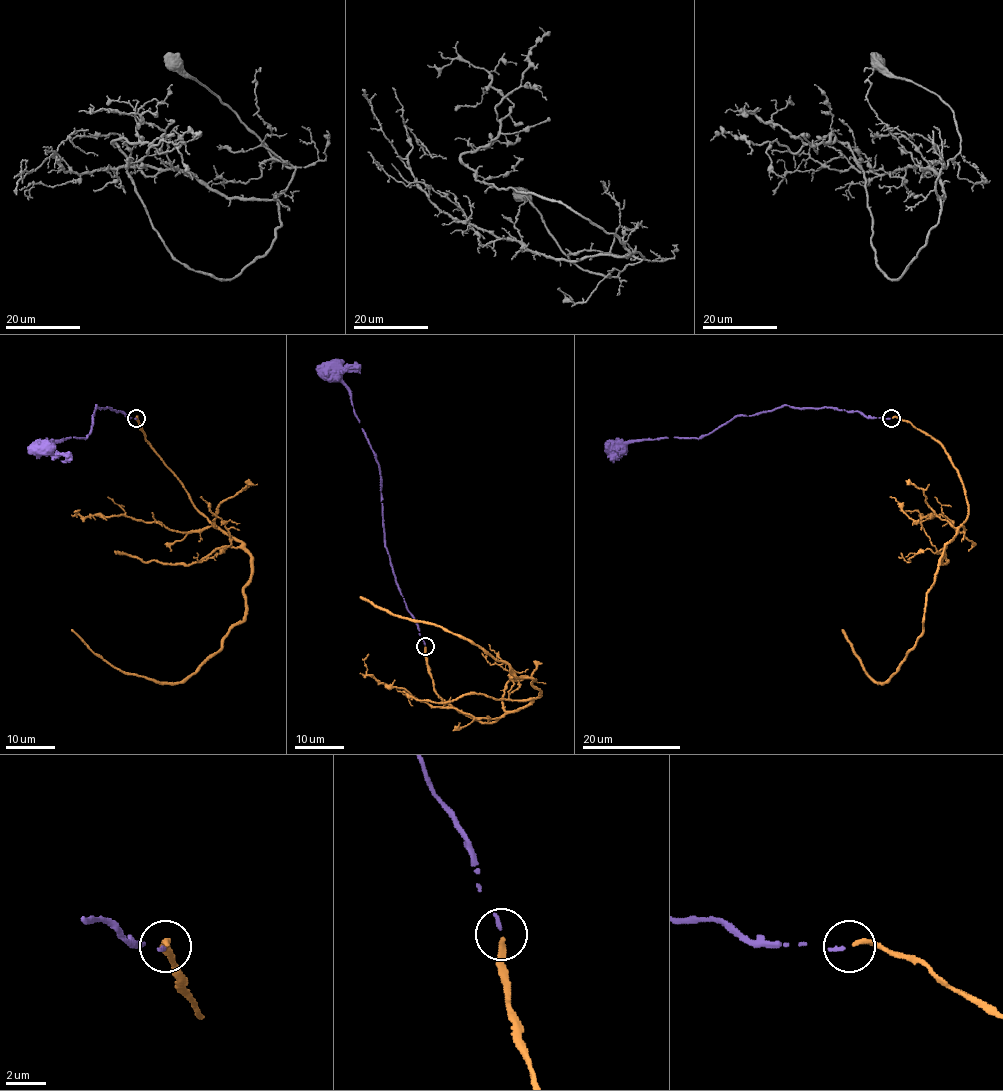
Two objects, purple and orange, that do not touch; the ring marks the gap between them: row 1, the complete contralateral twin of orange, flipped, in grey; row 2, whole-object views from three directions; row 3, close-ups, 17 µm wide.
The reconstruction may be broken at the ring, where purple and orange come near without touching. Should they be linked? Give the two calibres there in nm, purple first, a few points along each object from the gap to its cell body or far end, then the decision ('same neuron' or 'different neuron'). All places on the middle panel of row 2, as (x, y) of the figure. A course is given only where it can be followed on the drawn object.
180 nm thick on the purple side, 280 nm on the other; purple runs (425, 644), (418, 622), (408, 610), (399, 589), (387, 550), (376, 454), (354, 412), (350, 391), (332, 369); orange runs (425, 647), (434, 690), (476, 720), (496, 722), (539, 695), (533, 679), (518, 677), (468, 639), (360, 597); same neuron

